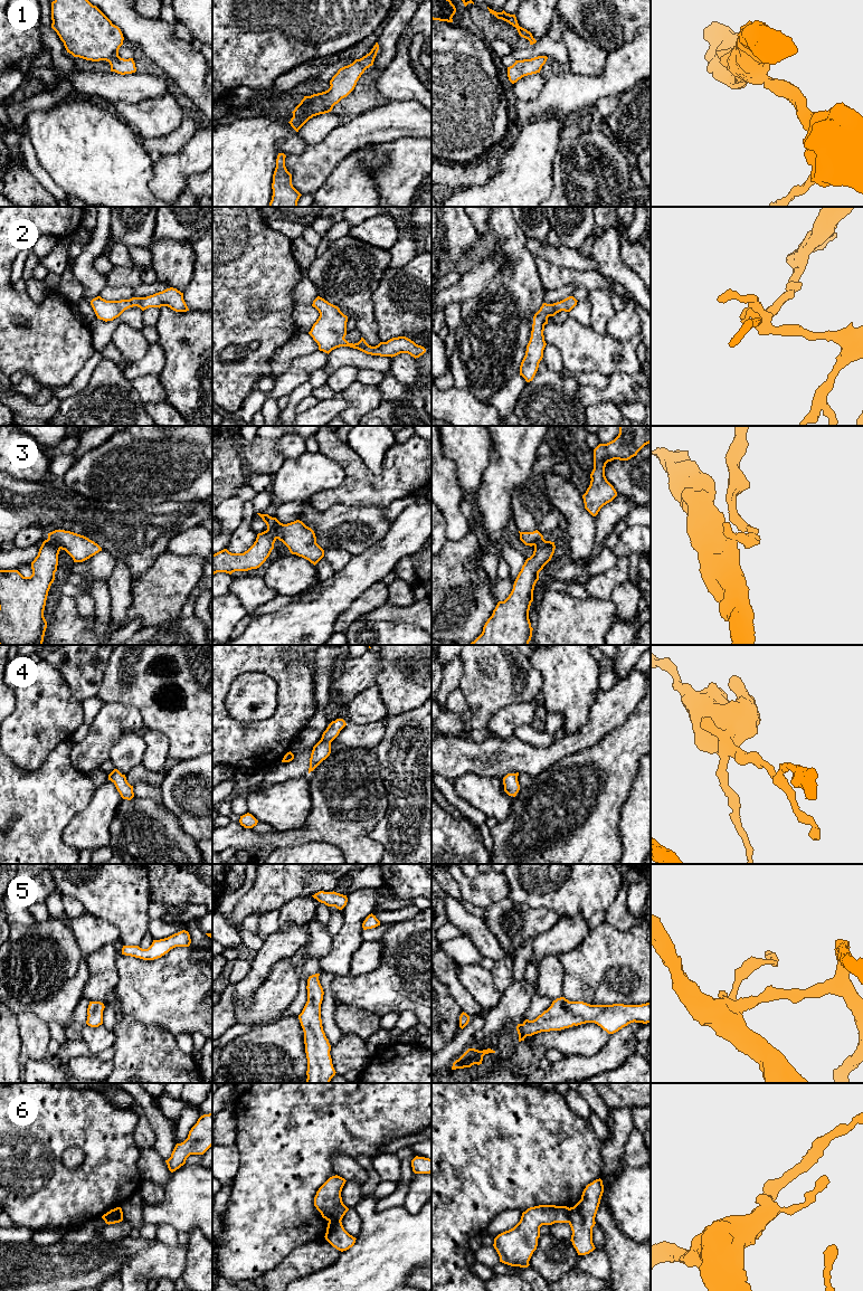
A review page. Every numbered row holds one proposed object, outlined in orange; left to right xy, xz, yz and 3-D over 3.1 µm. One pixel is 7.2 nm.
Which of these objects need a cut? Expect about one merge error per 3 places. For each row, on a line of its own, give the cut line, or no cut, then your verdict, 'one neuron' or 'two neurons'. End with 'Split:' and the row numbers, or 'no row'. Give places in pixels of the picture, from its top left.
1: no cut | one neuron
2: no cut | one neuron
3: xy (48, 537), (60, 548) | two neurons
4: no cut | one neuron
5: no cut | one neuron
6: yz (568, 1208), (569, 1222) | two neurons
Split: 3, 6

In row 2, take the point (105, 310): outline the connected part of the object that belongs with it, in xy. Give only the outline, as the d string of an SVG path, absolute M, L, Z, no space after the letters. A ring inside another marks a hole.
M173 287L167 288L146 297L132 297L130 300L121 301L106 301L101 296L97 296L91 301L91 305L97 319L105 322L113 321L125 310L133 306L137 306L142 311L149 307L160 308L161 306L168 306L176 312L189 311L183 300L183 293Z

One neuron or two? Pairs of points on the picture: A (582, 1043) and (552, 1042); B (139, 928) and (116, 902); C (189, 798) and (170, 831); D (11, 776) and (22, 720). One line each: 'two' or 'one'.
A: one
B: one
C: two
D: two

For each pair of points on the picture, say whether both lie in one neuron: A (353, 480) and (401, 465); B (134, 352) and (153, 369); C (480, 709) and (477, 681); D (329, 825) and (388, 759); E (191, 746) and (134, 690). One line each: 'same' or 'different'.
A: same
B: different
C: same
D: different
E: same

